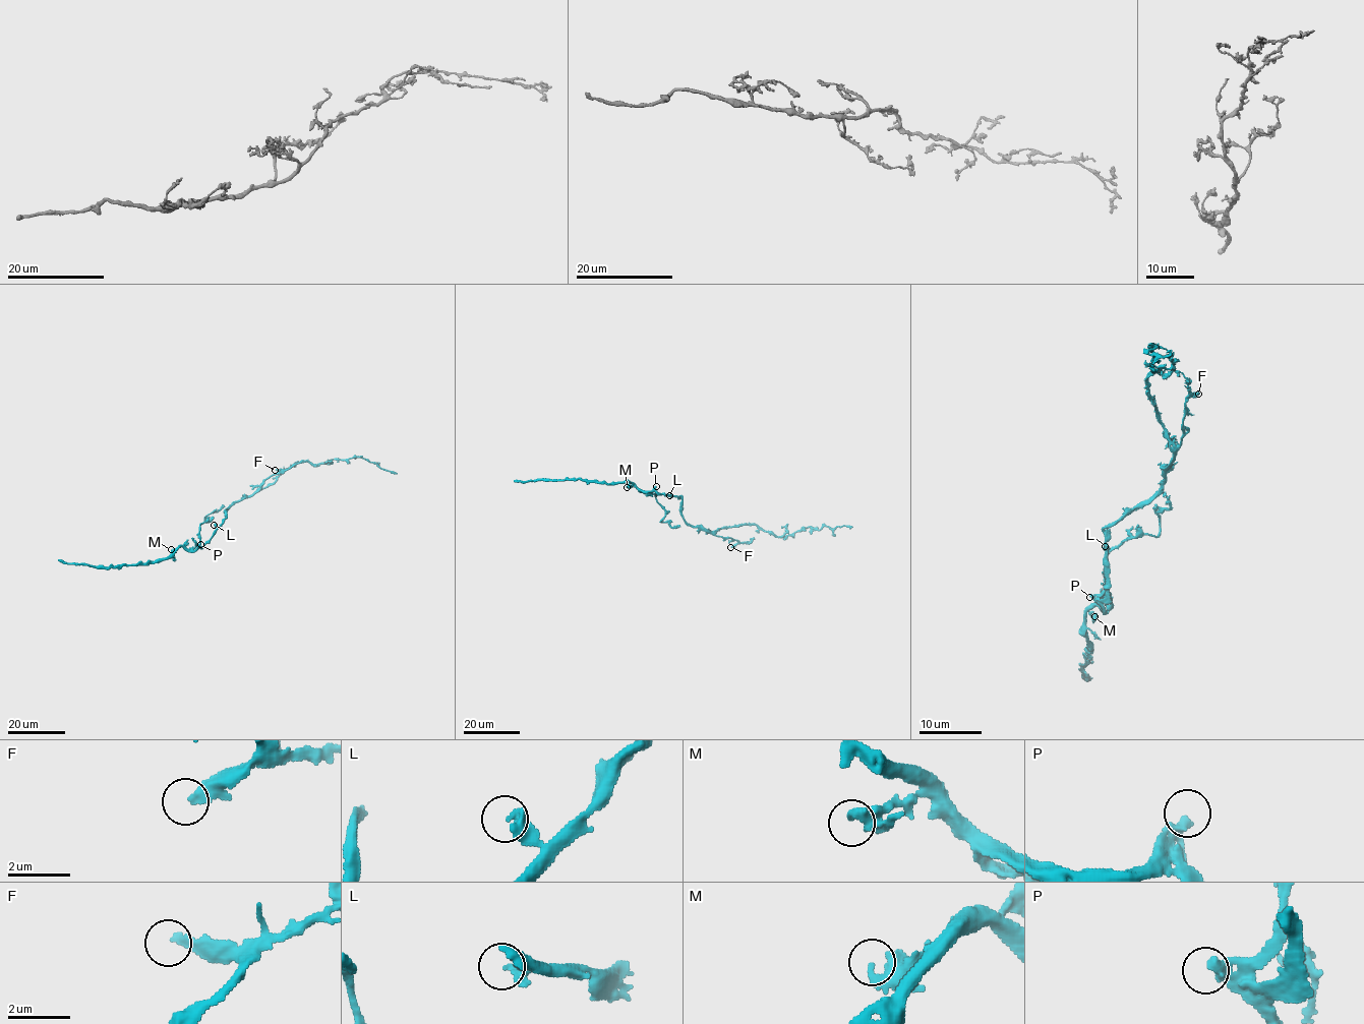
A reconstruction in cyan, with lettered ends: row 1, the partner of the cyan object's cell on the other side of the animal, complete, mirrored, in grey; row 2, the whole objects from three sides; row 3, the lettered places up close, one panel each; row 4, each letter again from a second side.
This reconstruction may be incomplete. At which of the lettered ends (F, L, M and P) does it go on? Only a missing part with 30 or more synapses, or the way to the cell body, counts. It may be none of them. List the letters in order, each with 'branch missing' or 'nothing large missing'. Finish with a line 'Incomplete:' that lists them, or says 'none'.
F: nothing large missing
L: nothing large missing
M: branch missing
P: nothing large missing
Incomplete: M

